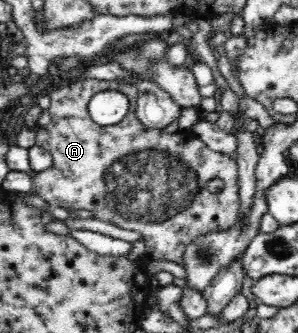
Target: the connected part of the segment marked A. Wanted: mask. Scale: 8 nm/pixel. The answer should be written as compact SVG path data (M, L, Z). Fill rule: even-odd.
M86 78L64 85L49 93L49 96L50 107L41 110L33 128L36 132L35 145L49 151L53 161L48 169L36 172L33 179L33 192L44 201L66 209L86 209L104 223L140 233L148 258L159 262L184 264L185 248L199 236L224 232L237 225L240 198L236 160L212 151L192 129L167 133L163 129L144 126L136 115L138 88L130 84L119 84L116 80ZM110 90L127 95L129 110L122 121L102 126L92 120L88 105L96 93ZM212 179L222 179L224 186L221 191L211 193L208 190L208 181Z

